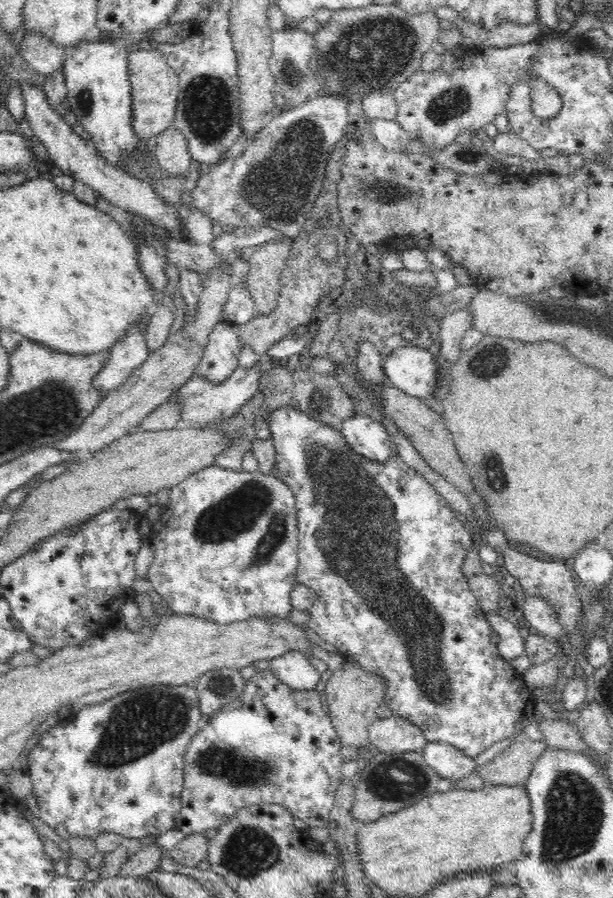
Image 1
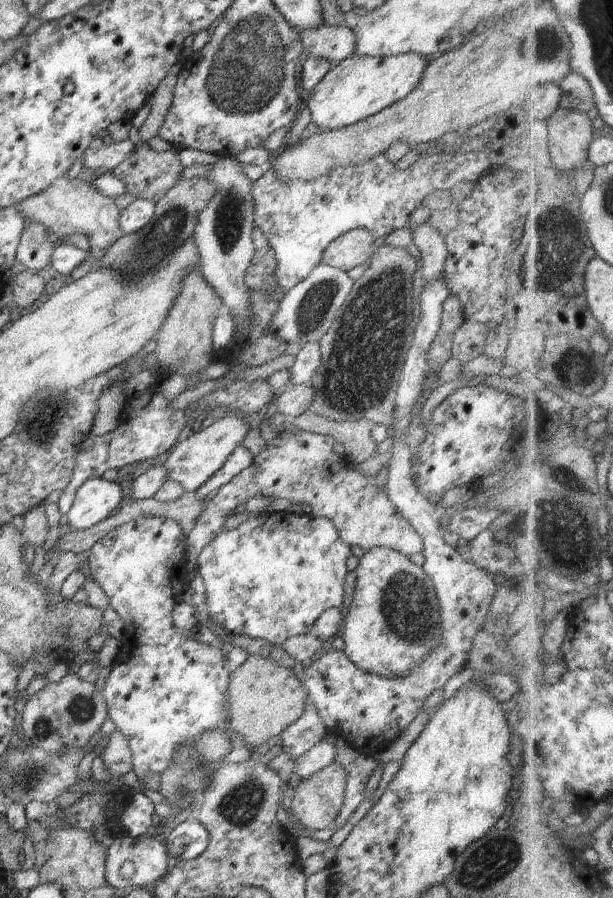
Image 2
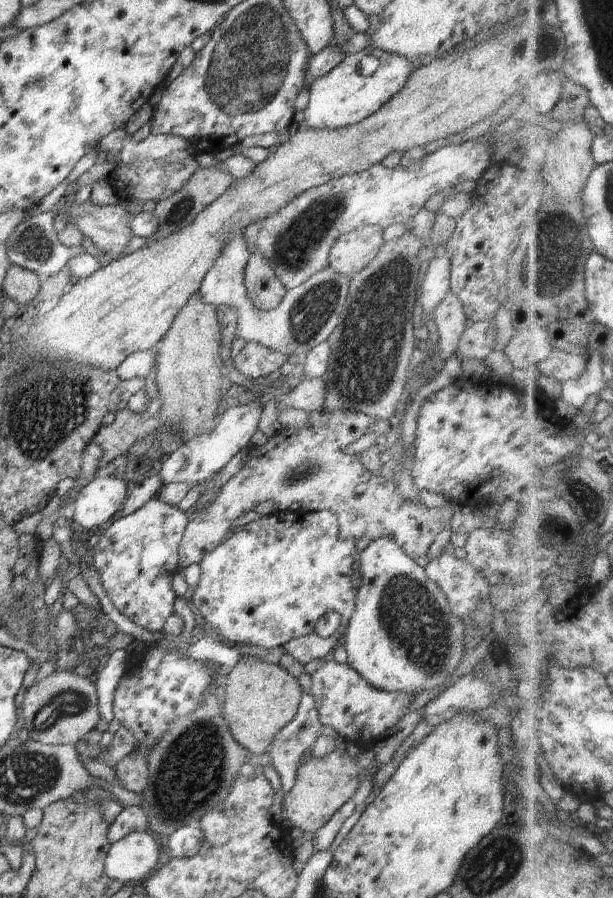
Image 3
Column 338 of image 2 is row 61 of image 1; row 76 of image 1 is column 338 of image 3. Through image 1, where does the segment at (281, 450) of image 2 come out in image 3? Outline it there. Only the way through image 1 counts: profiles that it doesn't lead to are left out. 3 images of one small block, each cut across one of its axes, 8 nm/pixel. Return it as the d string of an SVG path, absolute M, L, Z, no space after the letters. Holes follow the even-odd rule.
M322 409L309 414L309 421L302 428L280 427L261 447L249 446L248 460L220 487L209 508L204 513L190 514L175 571L182 572L190 564L199 564L206 553L235 534L230 528L236 518L268 500L276 504L278 511L290 510L293 502L302 502L306 511L332 511L338 517L342 540L367 536L373 541L390 537L414 560L426 556L436 534L451 526L451 516L457 507L429 508L424 503L406 500L392 480L367 471L360 454L342 451L363 434L374 432L375 423L376 420L363 412Z

